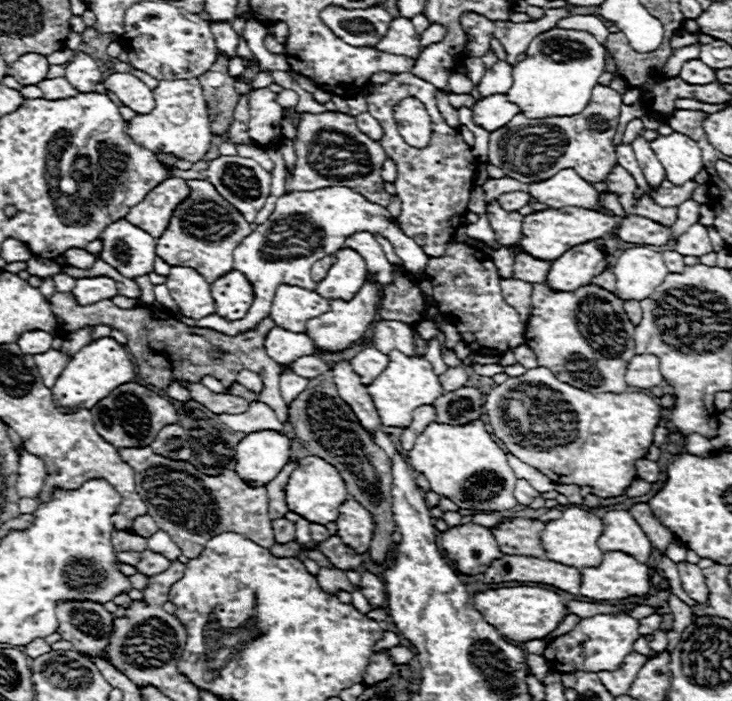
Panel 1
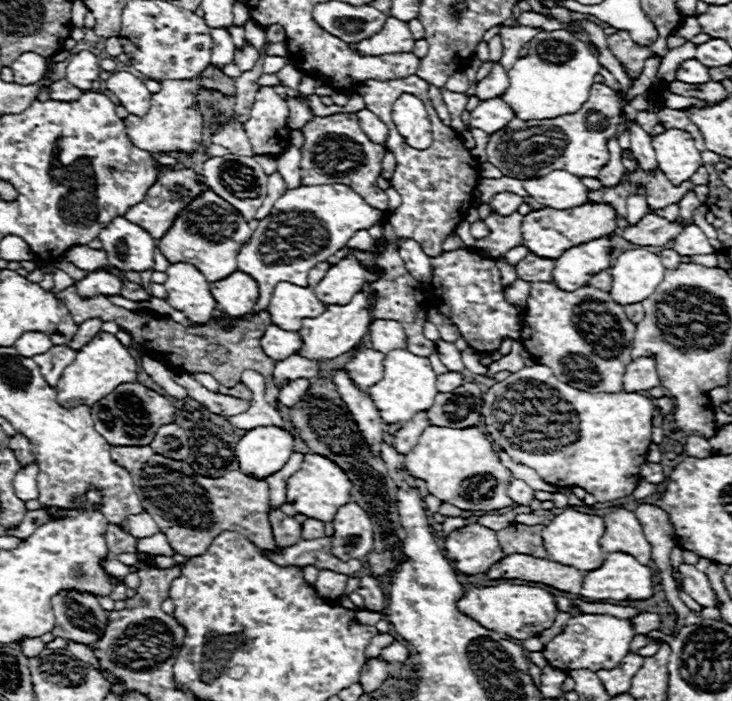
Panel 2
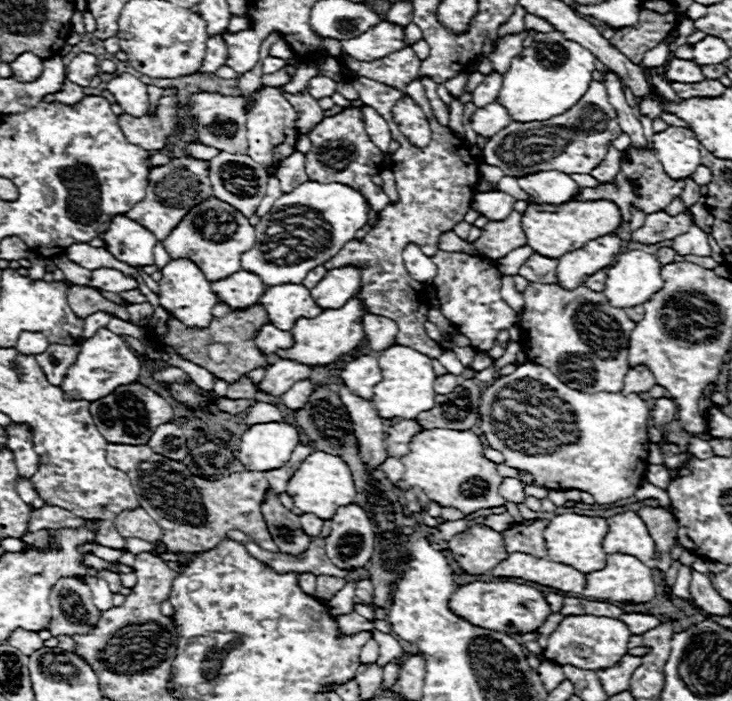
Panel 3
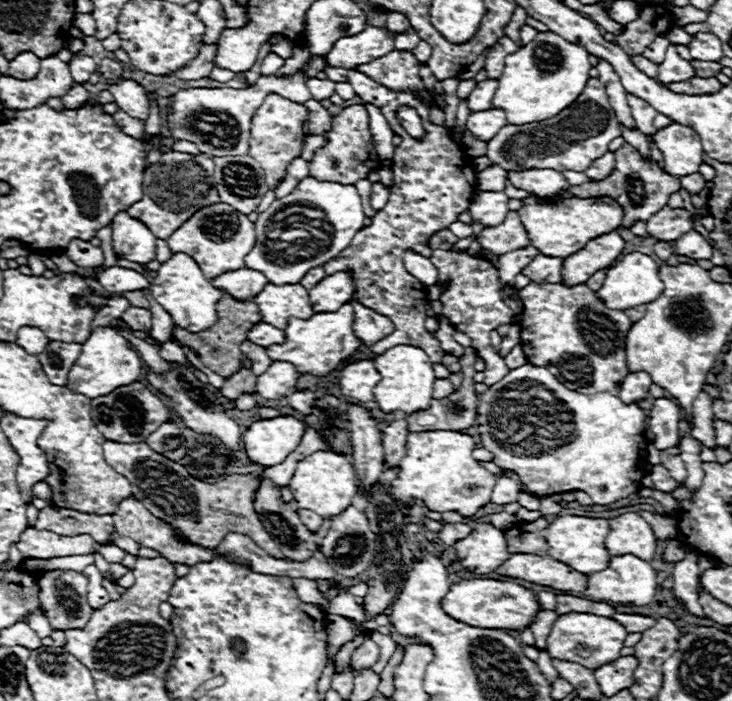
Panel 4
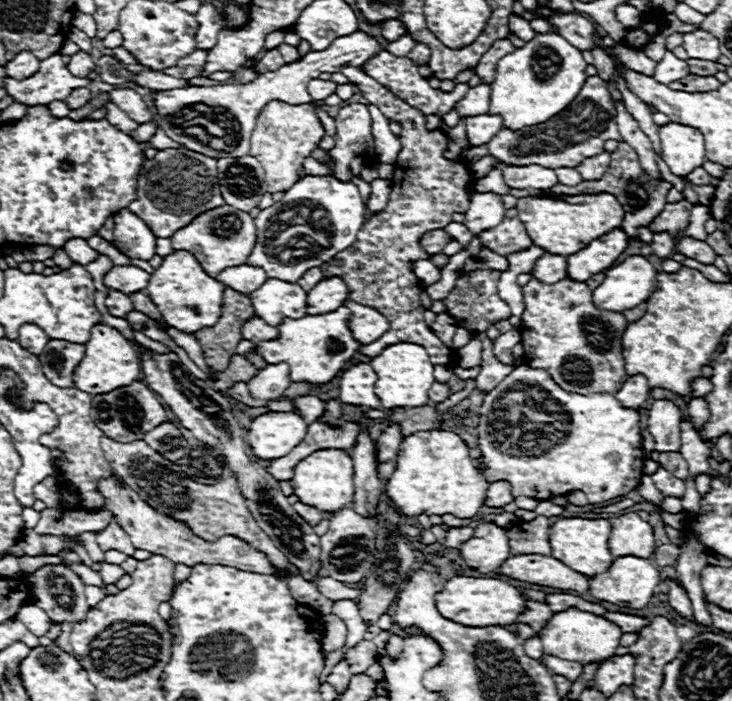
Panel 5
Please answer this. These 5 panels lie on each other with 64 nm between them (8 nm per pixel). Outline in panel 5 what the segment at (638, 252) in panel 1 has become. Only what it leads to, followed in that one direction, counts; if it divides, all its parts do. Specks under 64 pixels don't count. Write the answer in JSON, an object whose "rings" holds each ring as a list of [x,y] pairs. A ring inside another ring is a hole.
{"rings":[[[630,256],[622,264],[606,270],[604,282],[592,292],[592,302],[600,310],[630,310],[648,300],[656,288],[656,274],[646,258]]]}

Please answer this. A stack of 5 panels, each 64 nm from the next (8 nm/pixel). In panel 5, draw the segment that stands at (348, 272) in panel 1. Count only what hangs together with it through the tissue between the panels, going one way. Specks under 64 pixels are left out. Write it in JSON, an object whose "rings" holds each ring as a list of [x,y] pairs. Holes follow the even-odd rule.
{"rings":[[[326,278],[308,292],[306,314],[308,316],[326,314],[342,306],[346,298],[348,298],[348,286],[342,282],[342,278]]]}

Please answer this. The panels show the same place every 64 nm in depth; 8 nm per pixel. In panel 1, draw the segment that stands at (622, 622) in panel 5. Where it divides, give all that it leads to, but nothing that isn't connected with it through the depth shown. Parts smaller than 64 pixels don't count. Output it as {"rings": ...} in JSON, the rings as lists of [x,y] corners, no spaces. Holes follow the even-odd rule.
{"rings":[[[652,614],[652,616],[646,616],[646,618],[638,620],[638,622],[640,622],[640,628],[638,628],[638,632],[640,632],[642,636],[646,636],[646,634],[652,634],[652,632],[656,632],[656,630],[660,628],[662,616],[660,616],[660,614]]]}

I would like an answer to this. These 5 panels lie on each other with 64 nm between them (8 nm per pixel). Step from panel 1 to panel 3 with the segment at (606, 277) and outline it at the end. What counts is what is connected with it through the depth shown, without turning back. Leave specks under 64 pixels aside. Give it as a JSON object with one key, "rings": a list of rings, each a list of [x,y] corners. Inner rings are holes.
{"rings":[[[600,270],[600,272],[592,274],[592,276],[584,282],[584,286],[586,286],[586,288],[590,288],[590,290],[594,290],[594,292],[602,292],[602,290],[604,290],[604,286],[606,286],[606,272],[604,272],[604,270]]]}

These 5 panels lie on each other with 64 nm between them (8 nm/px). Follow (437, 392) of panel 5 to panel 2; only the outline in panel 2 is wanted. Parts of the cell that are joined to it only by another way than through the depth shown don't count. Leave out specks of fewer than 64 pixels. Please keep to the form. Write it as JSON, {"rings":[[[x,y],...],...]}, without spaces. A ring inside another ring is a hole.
{"rings":[[[446,372],[446,374],[440,374],[436,380],[436,388],[444,394],[458,388],[458,386],[462,386],[462,374],[460,372]]]}

